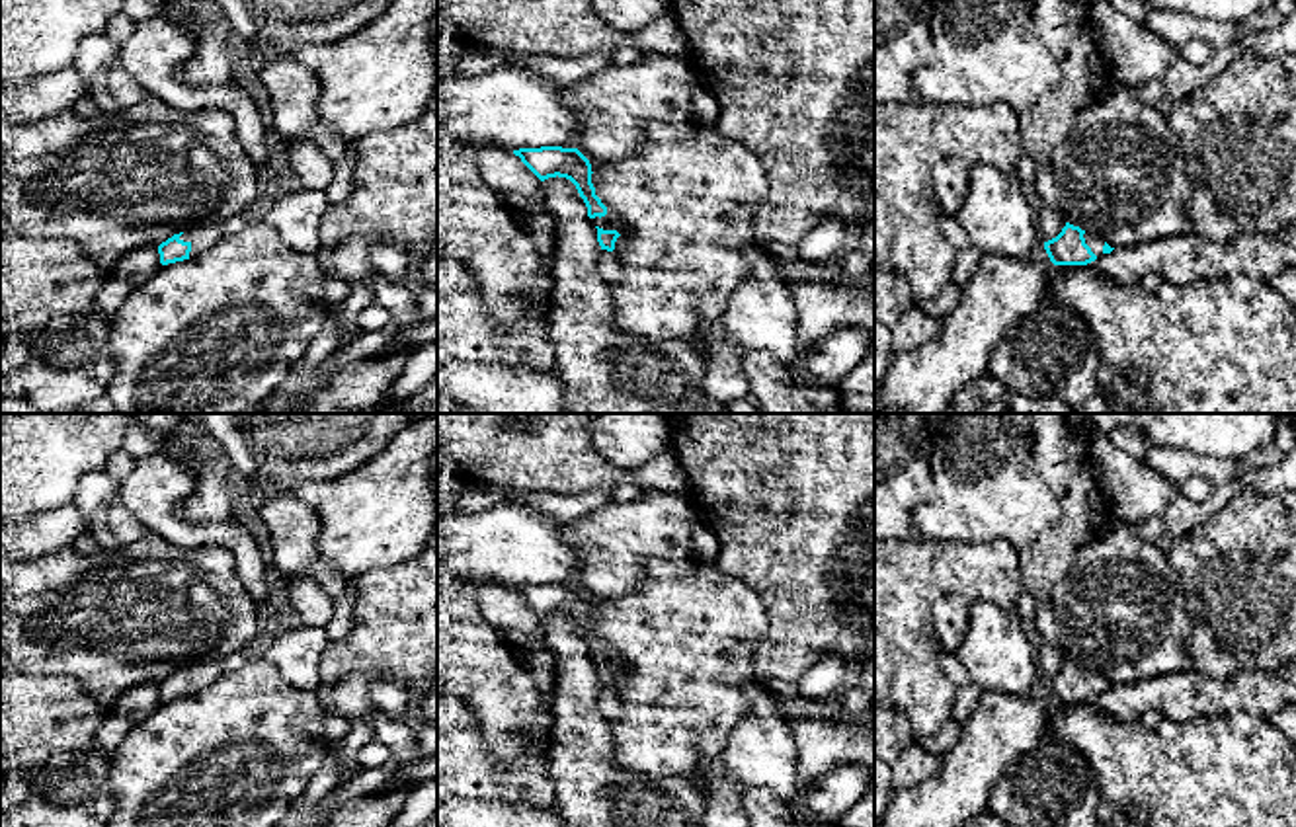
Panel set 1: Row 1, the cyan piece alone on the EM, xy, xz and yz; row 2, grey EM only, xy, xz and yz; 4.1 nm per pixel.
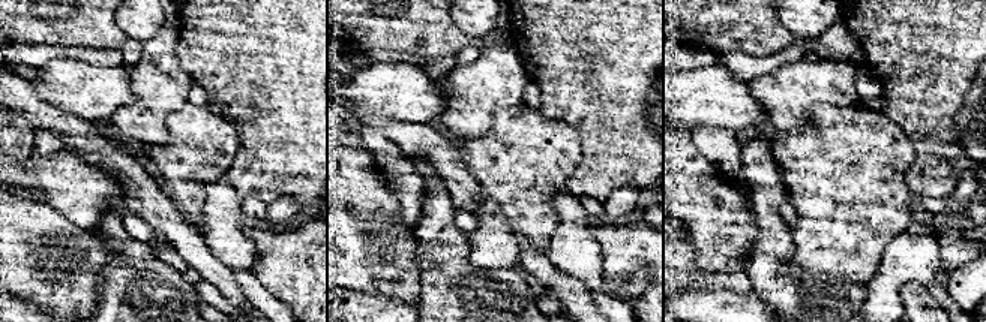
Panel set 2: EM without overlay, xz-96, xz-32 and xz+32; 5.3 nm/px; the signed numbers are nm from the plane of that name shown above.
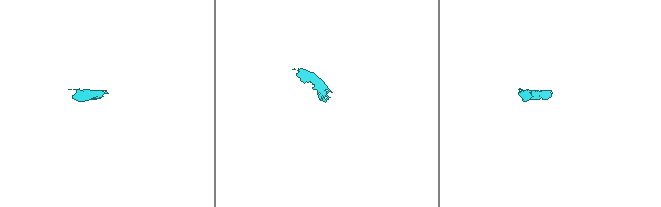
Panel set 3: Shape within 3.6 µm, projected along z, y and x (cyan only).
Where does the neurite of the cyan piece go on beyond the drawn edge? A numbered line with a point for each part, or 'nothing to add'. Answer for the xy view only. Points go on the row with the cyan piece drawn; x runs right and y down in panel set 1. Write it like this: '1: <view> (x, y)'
1: xy (202, 238)

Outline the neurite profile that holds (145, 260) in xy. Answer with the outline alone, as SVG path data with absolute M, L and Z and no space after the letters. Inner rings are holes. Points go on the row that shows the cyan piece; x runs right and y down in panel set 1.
M144 246L129 252L115 267L113 275L127 279L131 285L142 285L160 269L160 254L156 246Z

